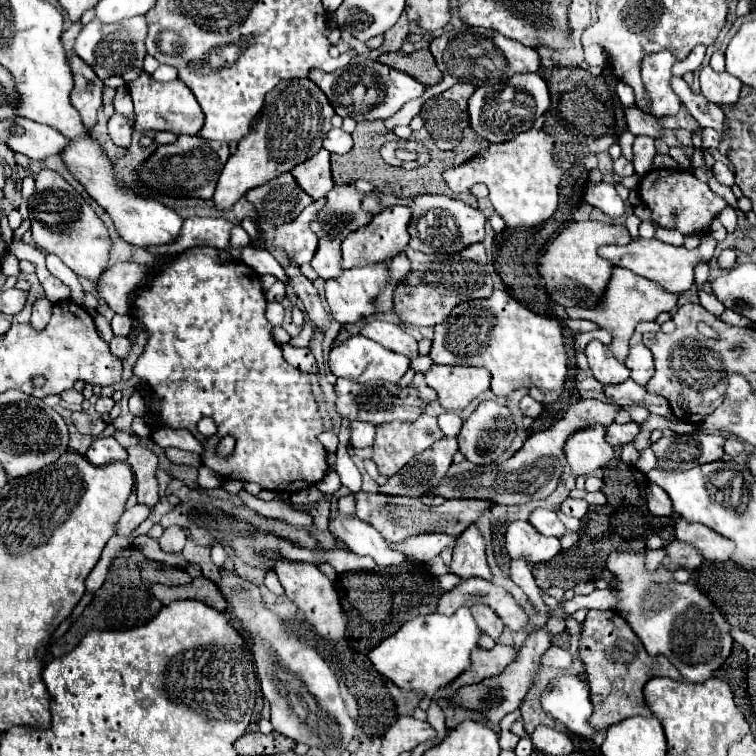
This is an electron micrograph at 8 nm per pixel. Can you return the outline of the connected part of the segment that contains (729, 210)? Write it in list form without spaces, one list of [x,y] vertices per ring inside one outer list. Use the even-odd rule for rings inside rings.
[[[726,206],[726,208],[718,214],[718,218],[720,218],[720,222],[726,226],[728,232],[736,230],[736,212],[734,212],[732,206]]]

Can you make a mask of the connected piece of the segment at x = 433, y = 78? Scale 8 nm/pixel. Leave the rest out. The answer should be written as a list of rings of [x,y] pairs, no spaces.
[[[428,48],[414,50],[412,54],[406,54],[406,52],[402,52],[402,50],[396,50],[396,52],[382,54],[378,60],[380,60],[382,64],[390,66],[390,68],[402,70],[402,72],[418,78],[418,80],[424,82],[426,86],[434,86],[434,84],[442,82],[442,72],[438,70],[436,60],[434,60],[434,56],[430,54]]]

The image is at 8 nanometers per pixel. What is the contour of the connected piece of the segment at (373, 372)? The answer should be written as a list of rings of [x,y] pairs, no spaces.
[[[358,334],[352,336],[350,340],[338,344],[330,352],[330,370],[340,376],[340,378],[350,378],[354,382],[370,382],[370,380],[388,380],[388,382],[400,382],[400,378],[406,374],[410,368],[410,358],[404,354],[392,352],[378,342]]]

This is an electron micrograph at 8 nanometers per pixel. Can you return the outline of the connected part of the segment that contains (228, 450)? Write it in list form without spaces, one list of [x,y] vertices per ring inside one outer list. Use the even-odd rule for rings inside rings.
[[[225,436],[217,445],[217,454],[223,458],[229,456],[234,450],[235,443],[236,442],[232,436]]]

